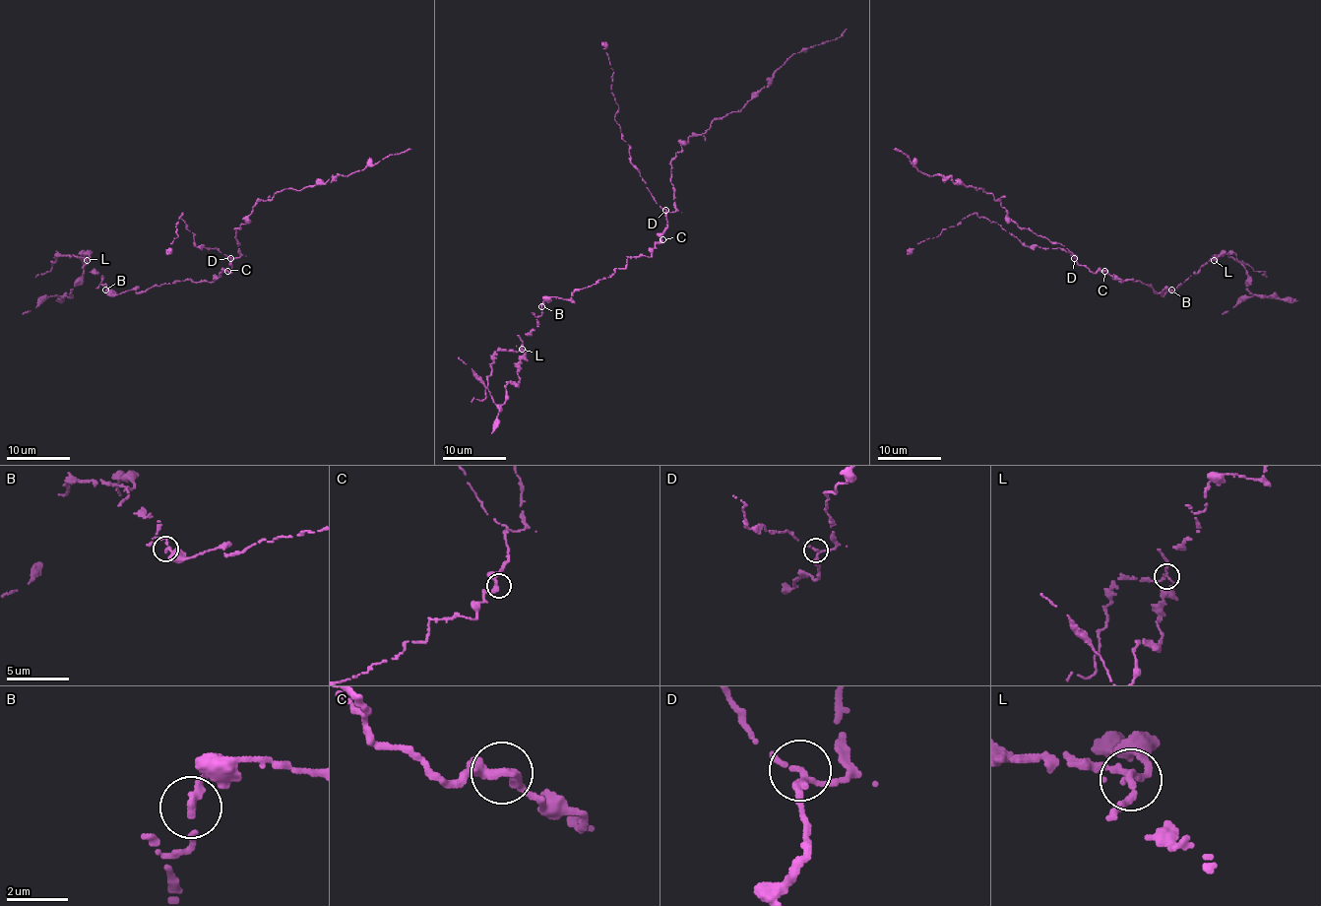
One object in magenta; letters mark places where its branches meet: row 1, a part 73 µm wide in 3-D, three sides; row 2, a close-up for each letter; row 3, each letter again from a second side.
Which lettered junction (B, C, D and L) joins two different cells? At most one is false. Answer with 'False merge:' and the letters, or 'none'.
False merge: L

